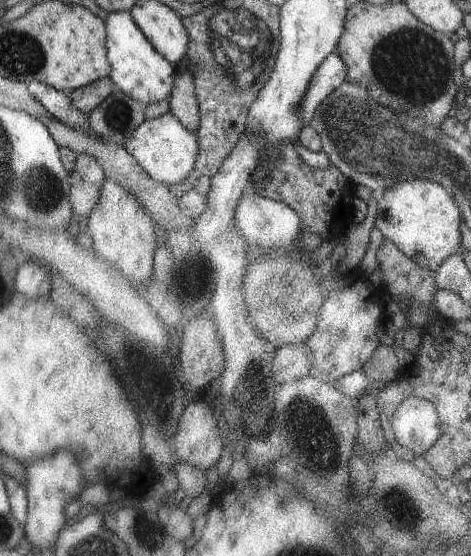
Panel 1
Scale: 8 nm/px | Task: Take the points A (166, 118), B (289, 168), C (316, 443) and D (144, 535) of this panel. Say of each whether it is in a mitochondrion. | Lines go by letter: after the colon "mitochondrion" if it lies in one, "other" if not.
A: other
B: other
C: mitochondrion
D: mitochondrion

